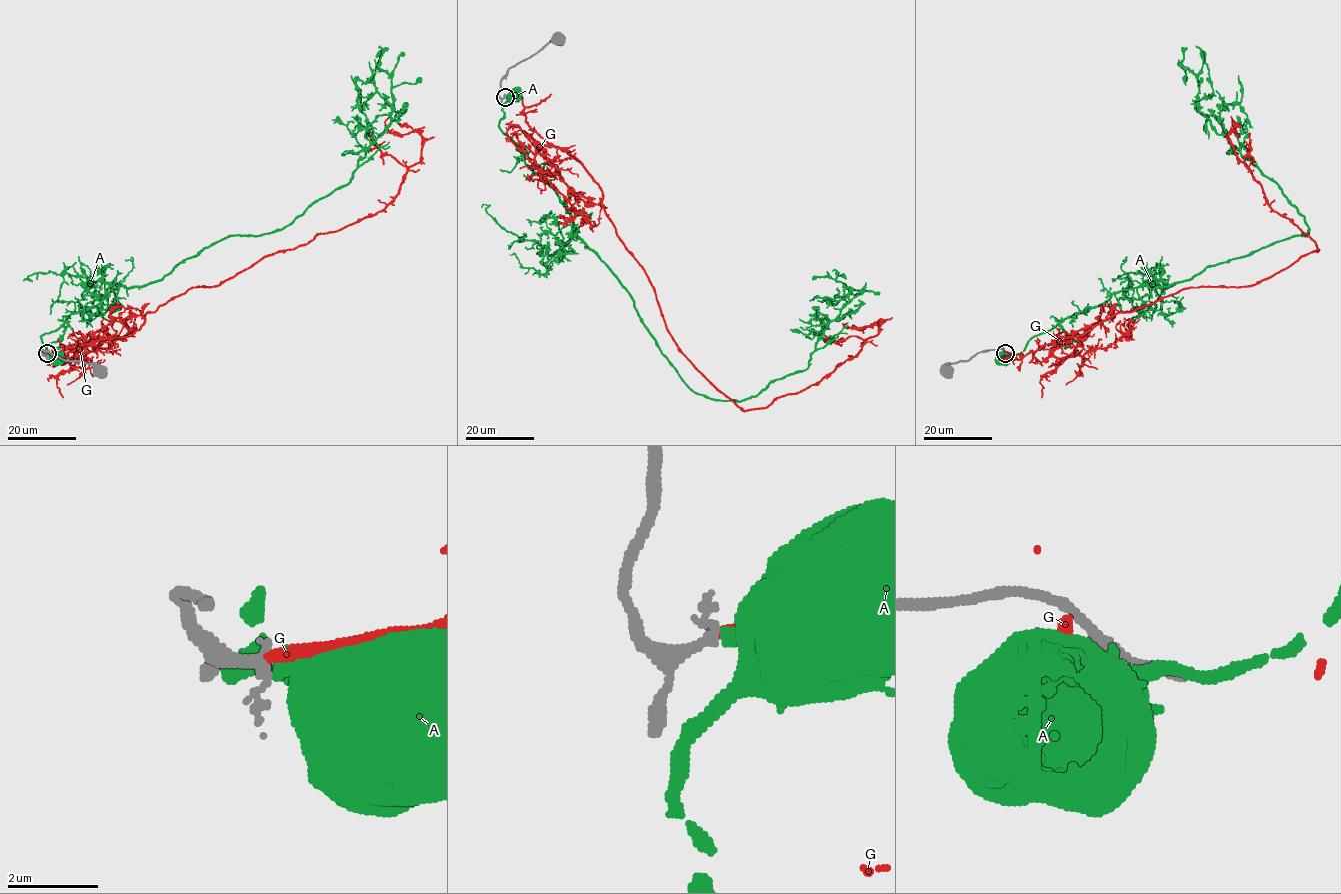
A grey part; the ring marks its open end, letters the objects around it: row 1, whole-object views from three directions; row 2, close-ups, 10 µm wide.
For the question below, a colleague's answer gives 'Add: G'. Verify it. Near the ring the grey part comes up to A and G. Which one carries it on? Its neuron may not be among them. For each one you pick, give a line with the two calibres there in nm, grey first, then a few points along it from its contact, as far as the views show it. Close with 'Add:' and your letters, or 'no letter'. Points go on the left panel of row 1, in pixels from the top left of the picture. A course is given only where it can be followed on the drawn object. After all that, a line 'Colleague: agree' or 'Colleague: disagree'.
G: 220/260 nm | via (46, 353), (65, 359), (126, 337), (189, 289), (381, 211), (422, 145), (417, 132), (392, 133), (389, 116)
Add: G
Colleague: agree

